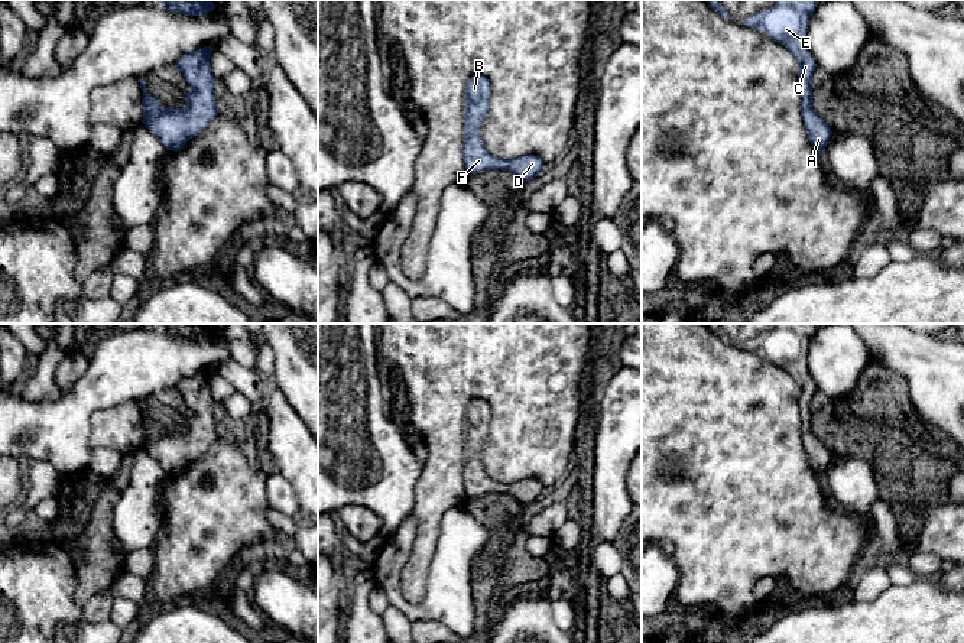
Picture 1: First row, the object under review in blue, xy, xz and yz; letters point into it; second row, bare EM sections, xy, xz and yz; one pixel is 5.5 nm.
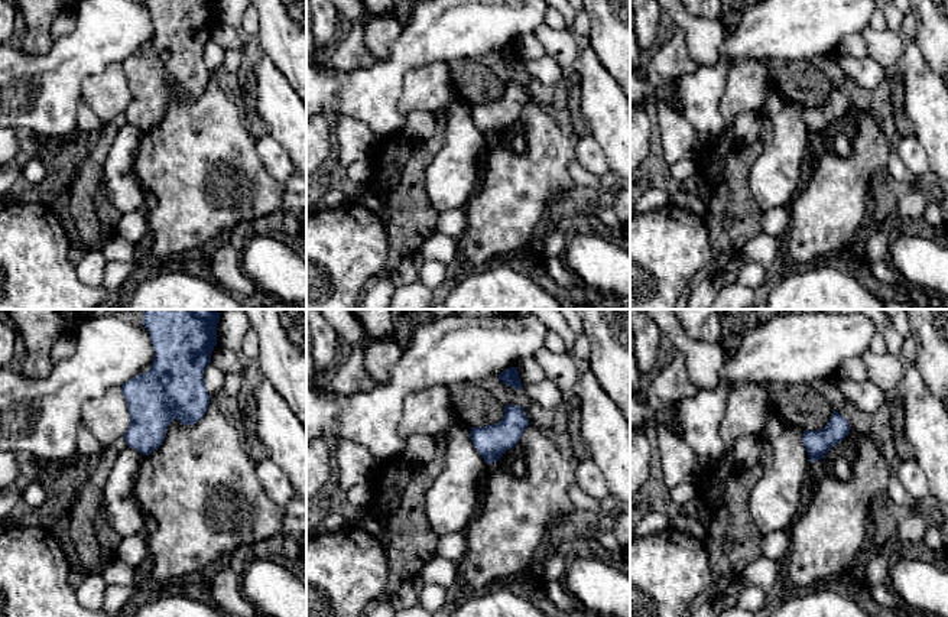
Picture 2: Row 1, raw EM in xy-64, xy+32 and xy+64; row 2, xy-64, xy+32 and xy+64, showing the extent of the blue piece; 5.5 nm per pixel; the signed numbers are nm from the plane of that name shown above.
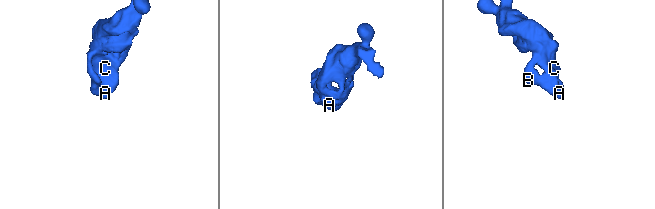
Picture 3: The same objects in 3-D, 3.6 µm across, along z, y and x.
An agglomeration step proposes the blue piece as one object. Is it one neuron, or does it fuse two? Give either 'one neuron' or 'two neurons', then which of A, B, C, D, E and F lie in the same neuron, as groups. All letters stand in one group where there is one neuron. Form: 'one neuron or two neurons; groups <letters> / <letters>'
one neuron; groups A B C D E F

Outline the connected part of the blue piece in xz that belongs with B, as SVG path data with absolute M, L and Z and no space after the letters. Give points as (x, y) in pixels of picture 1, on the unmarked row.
M473 399L465 409L462 483L467 499L494 491L509 494L520 504L536 501L545 487L539 480L528 478L517 483L500 483L487 475L480 459L480 449L489 435L490 420L489 403L484 399Z

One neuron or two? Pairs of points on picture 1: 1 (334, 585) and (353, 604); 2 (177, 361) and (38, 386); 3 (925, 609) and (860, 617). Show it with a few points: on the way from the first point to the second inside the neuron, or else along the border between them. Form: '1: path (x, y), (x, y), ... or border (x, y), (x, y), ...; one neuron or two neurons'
1: border (347, 581), (341, 627); two neurons
2: border (62, 392), (58, 399), (28, 400); two neurons
3: path (909, 617), (876, 617); one neuron

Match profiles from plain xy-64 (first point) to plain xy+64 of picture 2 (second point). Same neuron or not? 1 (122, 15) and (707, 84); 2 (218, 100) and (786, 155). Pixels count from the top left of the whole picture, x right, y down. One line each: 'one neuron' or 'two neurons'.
1: one neuron
2: two neurons

